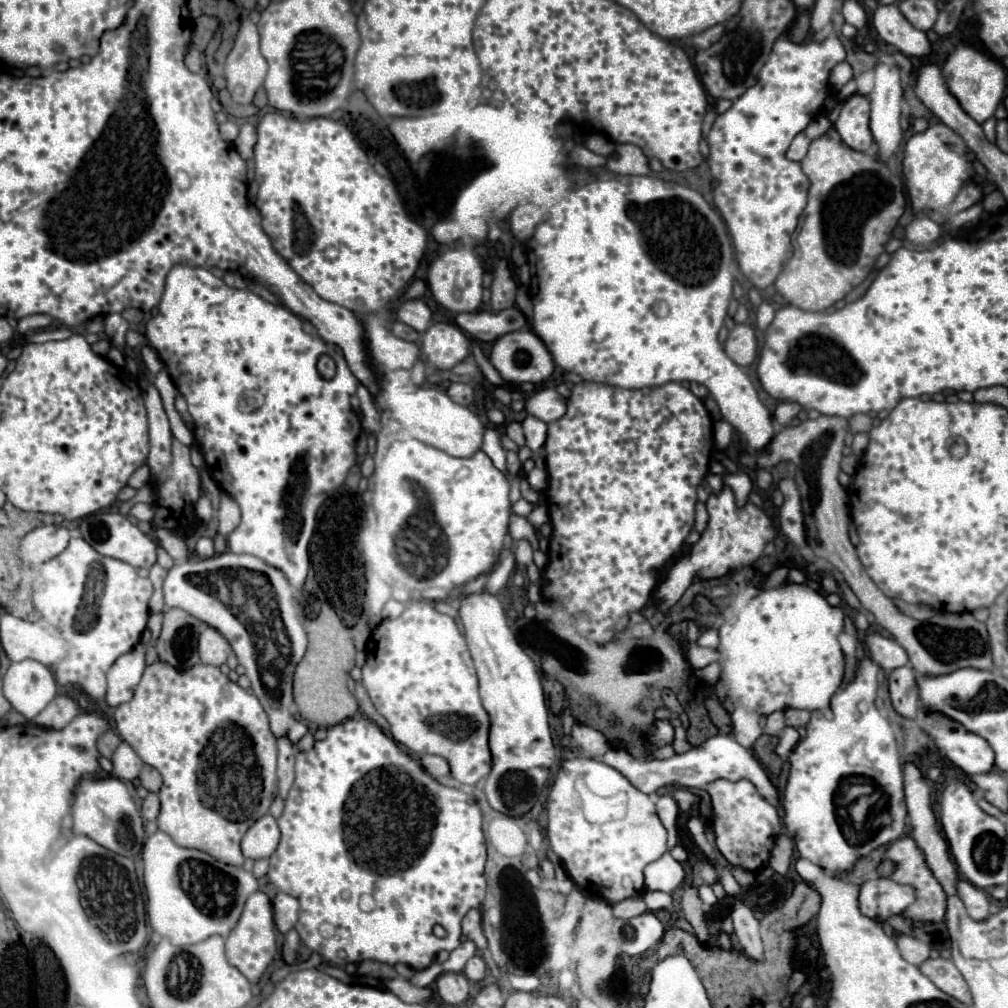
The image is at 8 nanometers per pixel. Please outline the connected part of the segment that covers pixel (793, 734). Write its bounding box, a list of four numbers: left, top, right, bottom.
[776,727,800,759]

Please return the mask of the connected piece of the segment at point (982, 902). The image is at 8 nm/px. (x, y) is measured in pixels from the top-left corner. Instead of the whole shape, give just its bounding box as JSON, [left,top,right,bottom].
[956,879,990,921]

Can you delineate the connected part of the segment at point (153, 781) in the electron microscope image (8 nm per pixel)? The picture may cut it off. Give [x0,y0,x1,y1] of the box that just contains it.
[140,765,162,793]

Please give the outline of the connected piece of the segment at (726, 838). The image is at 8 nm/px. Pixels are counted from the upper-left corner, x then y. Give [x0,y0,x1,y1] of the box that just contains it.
[706,779,782,871]

